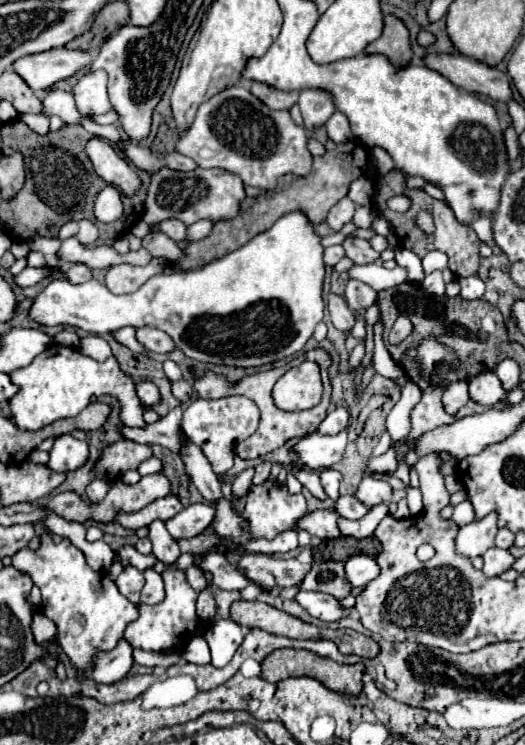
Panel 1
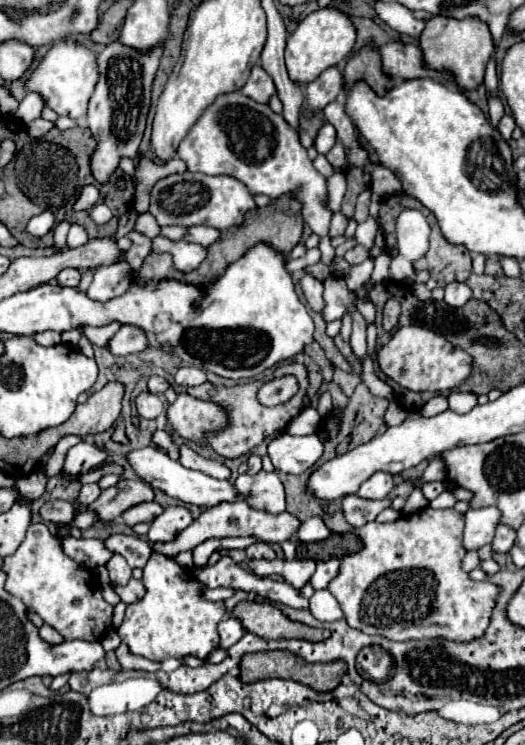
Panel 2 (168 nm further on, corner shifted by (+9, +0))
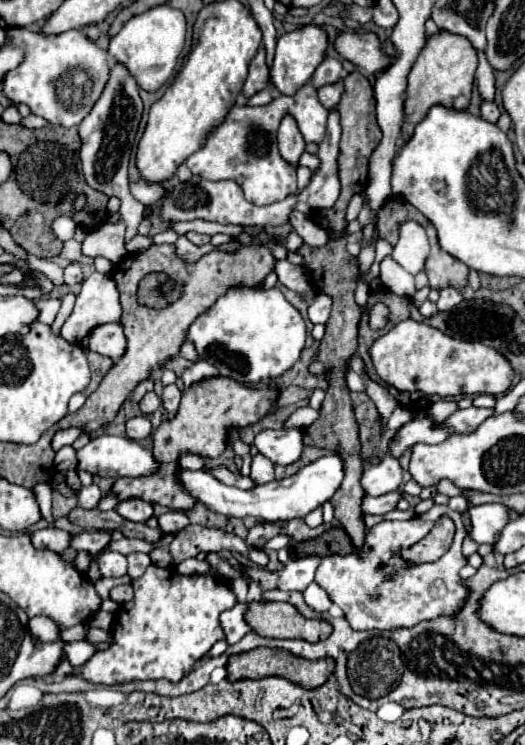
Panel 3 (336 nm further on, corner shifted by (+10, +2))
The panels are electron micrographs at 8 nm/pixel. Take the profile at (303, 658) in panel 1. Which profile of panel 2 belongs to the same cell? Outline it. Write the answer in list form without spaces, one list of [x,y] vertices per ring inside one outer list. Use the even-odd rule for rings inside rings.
[[[261,651],[255,655],[243,655],[241,659],[241,675],[239,679],[245,683],[253,683],[253,681],[261,681],[261,679],[271,679],[271,677],[279,677],[279,679],[293,679],[299,681],[303,685],[309,685],[315,691],[333,691],[335,687],[341,685],[343,675],[347,673],[347,663],[343,661],[331,661],[331,663],[309,663],[305,659],[299,659],[299,655],[291,653],[291,651]]]

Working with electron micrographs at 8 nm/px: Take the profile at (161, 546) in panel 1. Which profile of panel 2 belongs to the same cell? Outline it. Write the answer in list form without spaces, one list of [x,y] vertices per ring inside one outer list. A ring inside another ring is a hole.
[[[157,551],[151,553],[147,565],[143,567],[141,581],[147,593],[141,601],[127,605],[125,619],[117,629],[129,651],[151,661],[165,661],[169,657],[183,659],[185,655],[205,659],[219,643],[217,623],[225,615],[223,601],[213,603],[203,599],[199,595],[203,585],[195,579],[195,575],[189,575],[183,567],[179,567],[173,557],[159,555]]]

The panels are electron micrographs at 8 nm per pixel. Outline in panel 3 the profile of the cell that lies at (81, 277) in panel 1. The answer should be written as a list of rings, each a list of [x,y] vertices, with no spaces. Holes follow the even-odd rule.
[[[70,263],[70,265],[64,269],[64,281],[66,281],[66,285],[70,285],[70,287],[82,283],[82,271],[80,271],[80,265],[78,265],[78,263]]]

